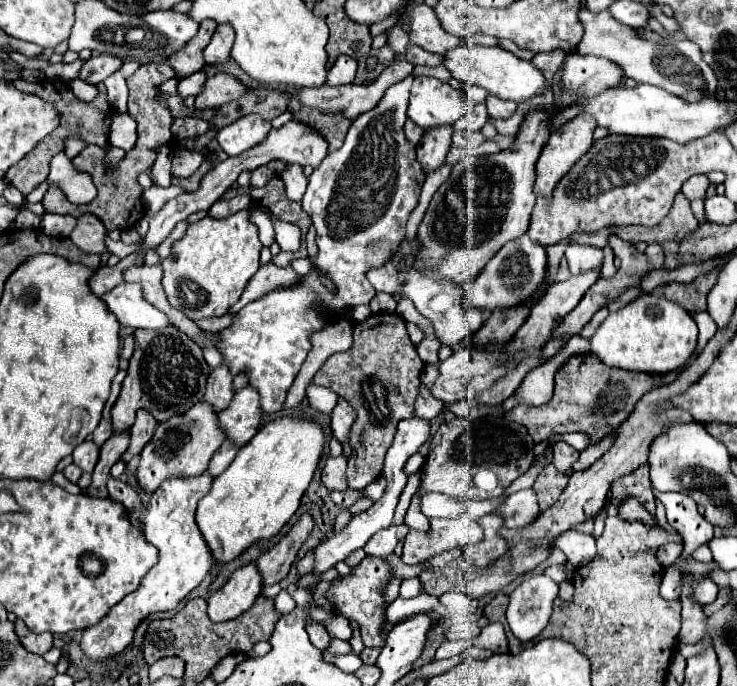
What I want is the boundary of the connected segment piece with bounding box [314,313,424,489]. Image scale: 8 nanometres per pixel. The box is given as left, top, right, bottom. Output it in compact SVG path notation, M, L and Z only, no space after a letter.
M378 313L370 315L366 321L354 325L354 345L344 353L334 353L314 375L314 383L328 387L342 395L358 413L356 423L350 431L350 445L352 445L352 457L348 459L348 485L350 489L364 489L368 483L378 479L382 475L384 457L388 447L392 445L392 439L396 435L396 425L402 419L408 419L414 415L414 403L420 389L420 373L424 369L424 361L418 357L416 345L410 341L406 333L406 321L398 317L396 313Z

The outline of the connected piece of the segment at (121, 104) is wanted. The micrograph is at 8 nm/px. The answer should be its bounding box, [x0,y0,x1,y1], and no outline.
[104,61,140,113]

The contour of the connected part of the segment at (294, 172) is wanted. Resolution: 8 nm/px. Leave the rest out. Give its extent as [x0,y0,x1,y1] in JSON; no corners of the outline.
[280,165,308,201]

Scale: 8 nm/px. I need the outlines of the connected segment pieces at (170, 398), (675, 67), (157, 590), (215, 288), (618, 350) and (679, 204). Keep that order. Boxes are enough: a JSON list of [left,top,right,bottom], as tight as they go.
[[112,325,208,431],[576,7,716,101],[82,473,214,661],[162,211,260,321],[590,293,698,373],[618,193,698,271]]

